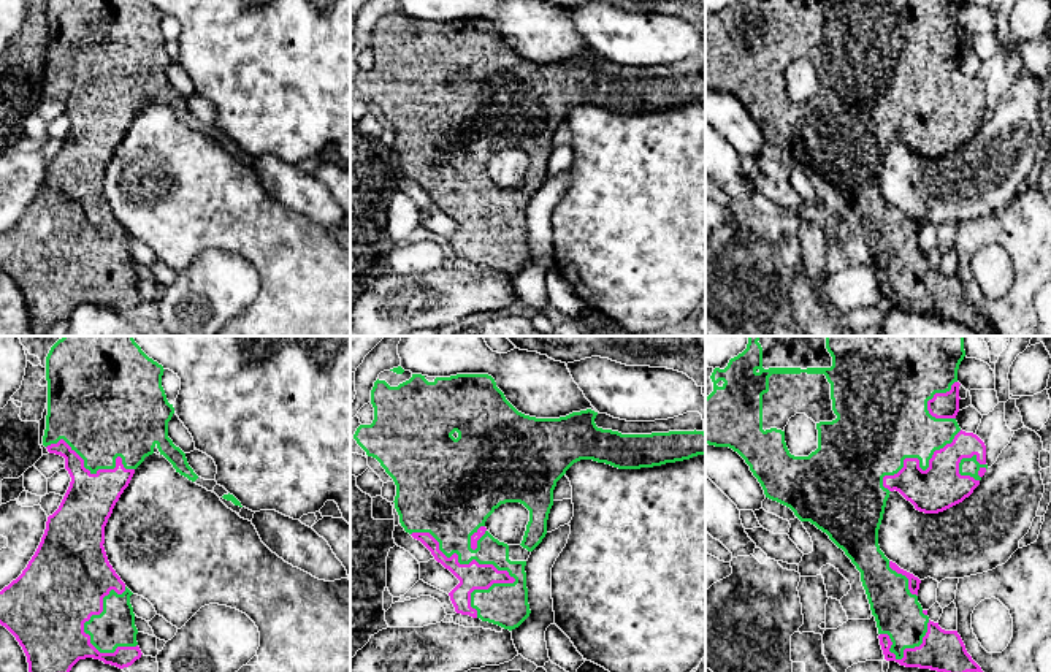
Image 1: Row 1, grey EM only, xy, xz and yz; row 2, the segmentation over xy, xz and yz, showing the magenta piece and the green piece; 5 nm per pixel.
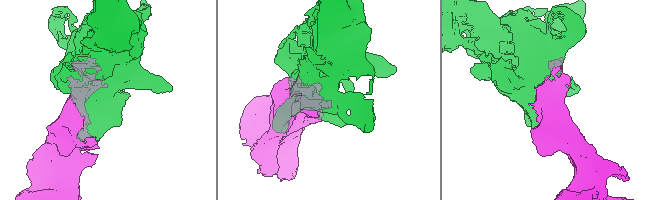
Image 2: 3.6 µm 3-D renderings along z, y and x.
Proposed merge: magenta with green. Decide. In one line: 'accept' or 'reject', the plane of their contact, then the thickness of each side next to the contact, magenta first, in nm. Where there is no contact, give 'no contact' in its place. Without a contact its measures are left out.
accept; meets magenta in xz; 140 nm thick on the magenta side, 300 nm on the other

